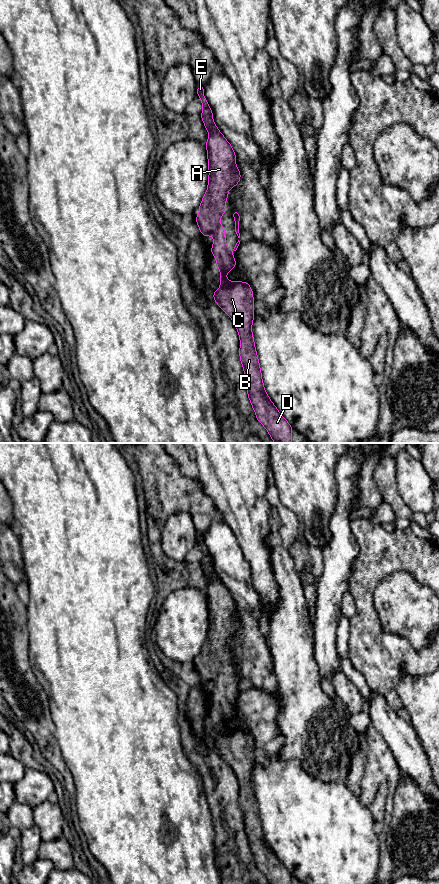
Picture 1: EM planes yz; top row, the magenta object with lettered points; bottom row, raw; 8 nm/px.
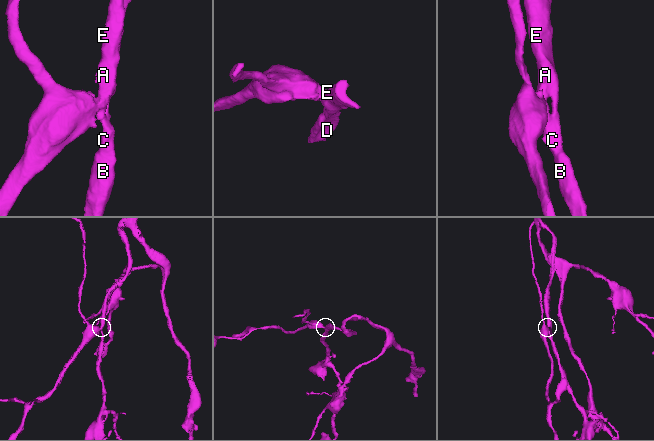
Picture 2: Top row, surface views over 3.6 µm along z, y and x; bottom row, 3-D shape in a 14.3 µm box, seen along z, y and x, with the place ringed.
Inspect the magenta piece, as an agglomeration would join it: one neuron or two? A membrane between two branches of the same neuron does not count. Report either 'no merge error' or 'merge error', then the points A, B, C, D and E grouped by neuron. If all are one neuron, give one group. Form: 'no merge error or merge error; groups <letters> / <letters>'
no merge error; groups A B C D E

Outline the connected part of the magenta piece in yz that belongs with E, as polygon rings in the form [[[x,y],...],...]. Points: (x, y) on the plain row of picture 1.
[[[197,534],[197,544],[203,553],[200,563],[209,580],[206,590],[208,604],[208,636],[195,666],[203,684],[214,684],[211,701],[221,718],[220,736],[213,740],[218,754],[234,769],[240,785],[240,808],[244,817],[246,836],[257,868],[270,884],[292,884],[292,875],[269,847],[262,830],[260,812],[252,783],[254,768],[253,739],[247,730],[230,730],[226,722],[235,716],[236,709],[225,689],[225,677],[220,667],[226,660],[228,639],[240,629],[233,595],[218,578],[212,558],[204,545],[204,534]]]

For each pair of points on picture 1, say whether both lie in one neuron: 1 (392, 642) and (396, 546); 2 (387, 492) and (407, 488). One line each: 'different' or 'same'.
1: same
2: different

